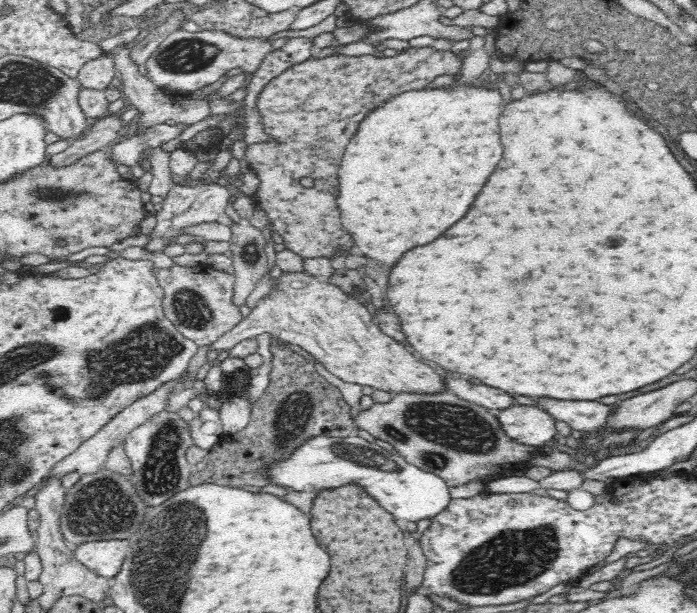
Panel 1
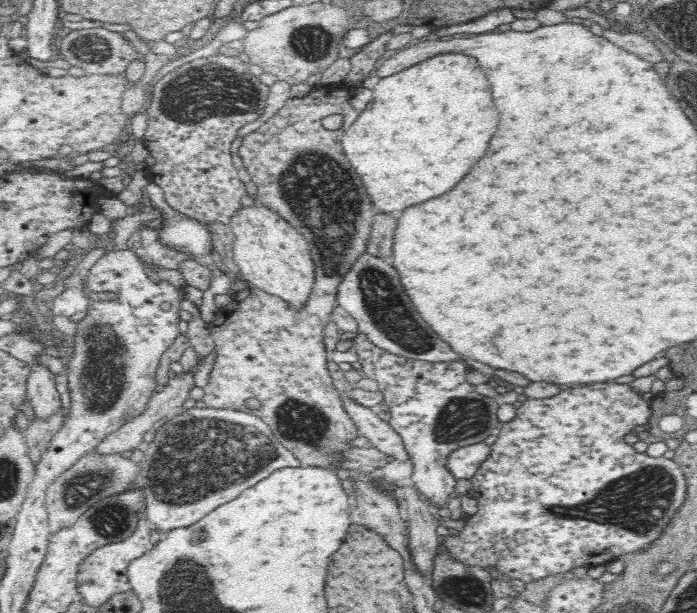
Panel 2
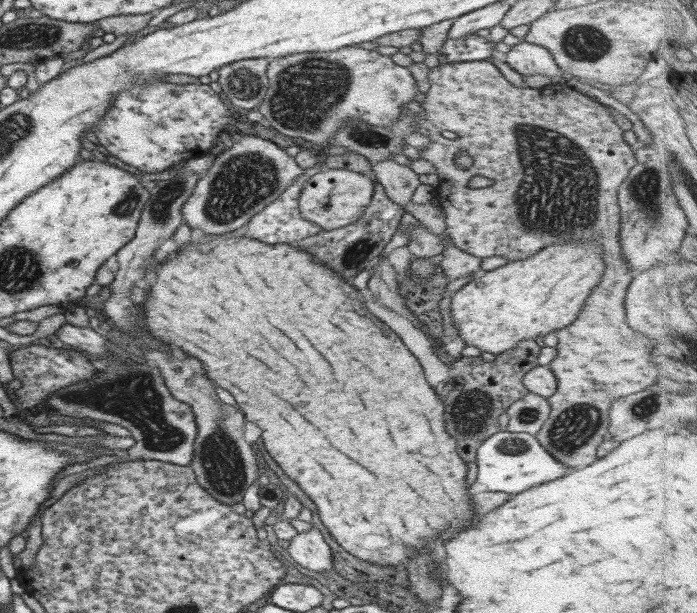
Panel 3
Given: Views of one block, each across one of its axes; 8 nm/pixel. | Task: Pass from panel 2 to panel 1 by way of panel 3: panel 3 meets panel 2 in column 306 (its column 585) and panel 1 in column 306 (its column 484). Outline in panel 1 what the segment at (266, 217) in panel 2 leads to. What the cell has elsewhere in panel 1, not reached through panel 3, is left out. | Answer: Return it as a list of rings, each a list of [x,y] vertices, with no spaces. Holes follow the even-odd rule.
[[[284,270],[279,277],[272,279],[270,292],[256,302],[249,316],[217,338],[208,346],[208,351],[228,353],[239,342],[256,338],[264,332],[300,346],[344,382],[368,384],[376,390],[393,394],[434,394],[445,390],[440,371],[432,364],[418,360],[412,350],[382,332],[376,318],[364,304],[344,293],[337,285],[306,270]]]

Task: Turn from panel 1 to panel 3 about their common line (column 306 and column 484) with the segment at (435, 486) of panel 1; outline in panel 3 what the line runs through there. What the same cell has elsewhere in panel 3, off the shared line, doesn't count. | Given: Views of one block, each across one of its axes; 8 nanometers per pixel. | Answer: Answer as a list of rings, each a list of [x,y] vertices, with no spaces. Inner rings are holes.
[[[508,431],[491,434],[481,442],[476,450],[477,478],[489,492],[507,492],[517,494],[531,486],[555,480],[565,474],[565,465],[557,463],[550,454],[537,443],[535,436]]]

